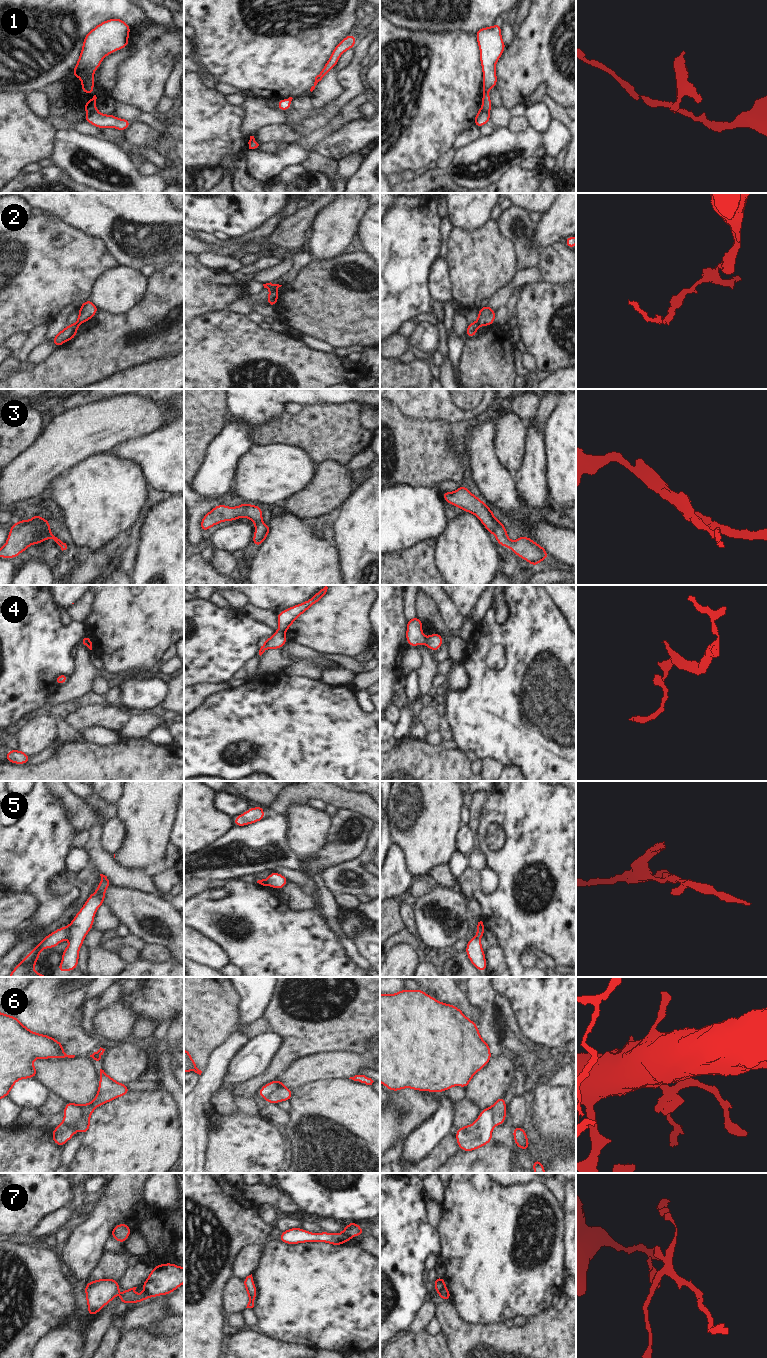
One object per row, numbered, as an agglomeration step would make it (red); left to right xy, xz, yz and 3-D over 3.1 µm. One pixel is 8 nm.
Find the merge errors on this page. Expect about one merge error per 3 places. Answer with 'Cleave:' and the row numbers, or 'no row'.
Cleave: 1, 2, 4, 5, 6, 7

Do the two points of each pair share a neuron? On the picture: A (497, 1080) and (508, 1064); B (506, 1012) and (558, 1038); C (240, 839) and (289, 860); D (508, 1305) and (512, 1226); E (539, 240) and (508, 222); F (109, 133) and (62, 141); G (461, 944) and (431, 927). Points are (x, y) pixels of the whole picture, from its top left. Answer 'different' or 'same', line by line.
A: same
B: different
C: same
D: same
E: different
F: different
G: different

